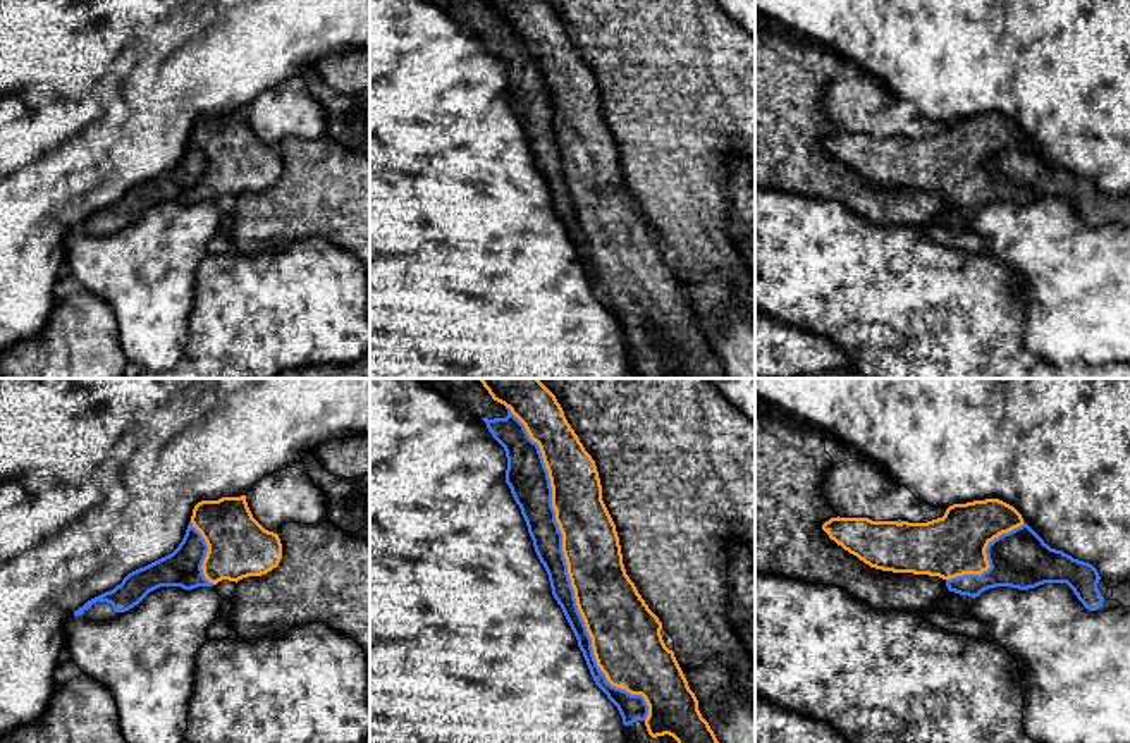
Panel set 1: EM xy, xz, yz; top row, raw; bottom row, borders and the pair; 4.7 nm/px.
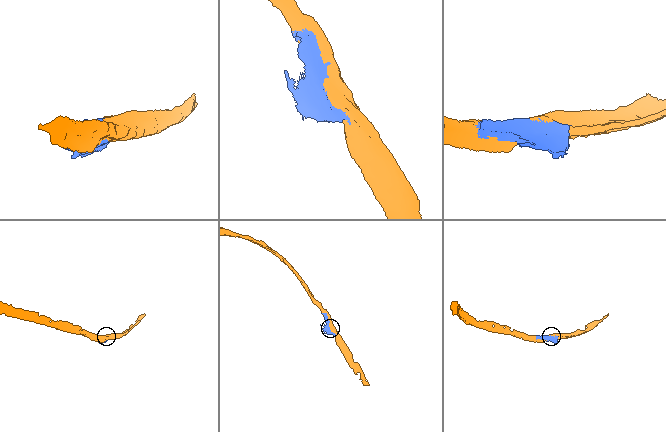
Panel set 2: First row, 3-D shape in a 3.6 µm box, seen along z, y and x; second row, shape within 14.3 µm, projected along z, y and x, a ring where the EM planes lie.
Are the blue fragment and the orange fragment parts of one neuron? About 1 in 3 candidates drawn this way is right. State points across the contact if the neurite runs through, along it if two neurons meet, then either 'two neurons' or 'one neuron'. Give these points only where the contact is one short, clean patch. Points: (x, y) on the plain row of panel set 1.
two neurons

